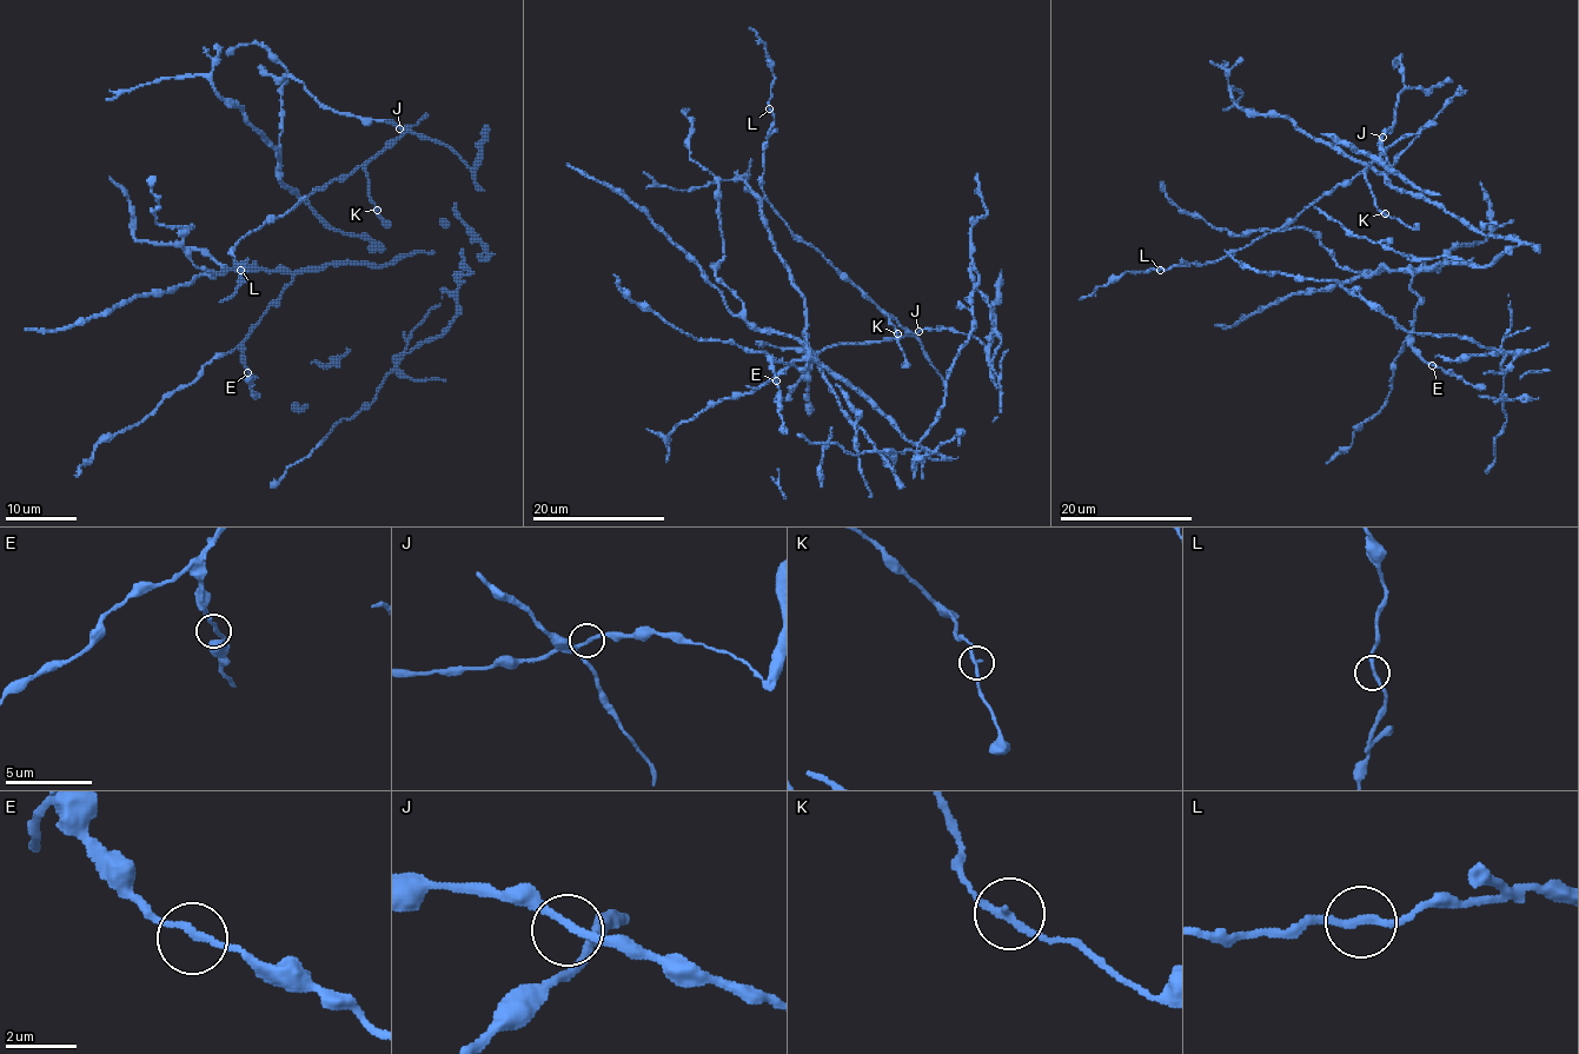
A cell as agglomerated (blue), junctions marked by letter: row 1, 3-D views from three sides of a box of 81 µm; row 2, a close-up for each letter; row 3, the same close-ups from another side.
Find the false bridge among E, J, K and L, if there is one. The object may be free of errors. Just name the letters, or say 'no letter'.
no letter

